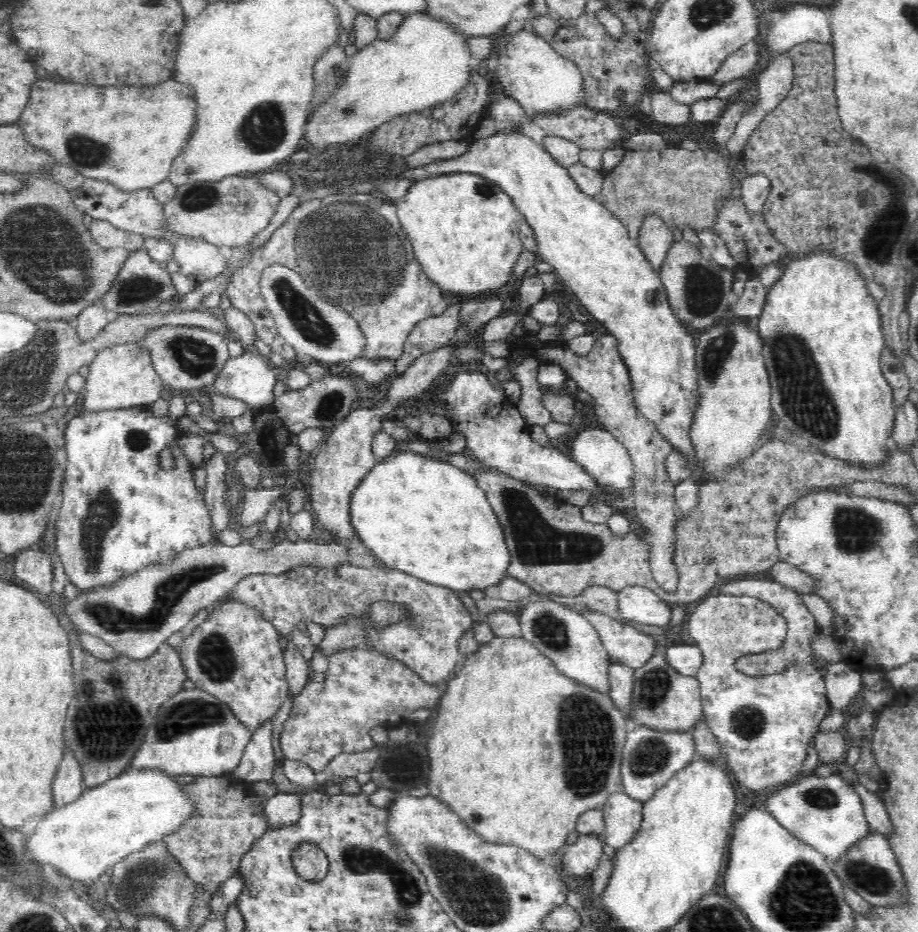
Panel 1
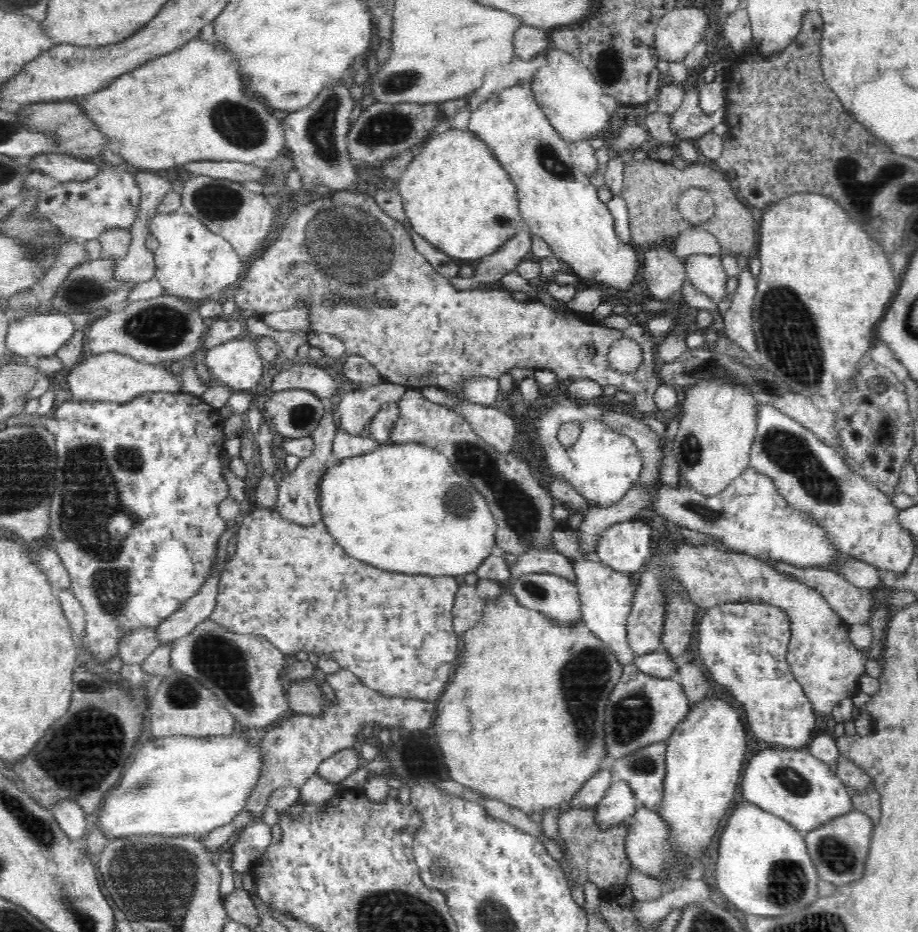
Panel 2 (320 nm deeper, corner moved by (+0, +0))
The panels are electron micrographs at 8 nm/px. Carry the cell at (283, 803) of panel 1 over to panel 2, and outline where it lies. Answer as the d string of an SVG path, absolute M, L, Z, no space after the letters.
M257 820L250 827L247 827L238 839L232 845L232 867L231 872L251 871L254 862L266 853L271 843L272 828L264 823L263 820Z

